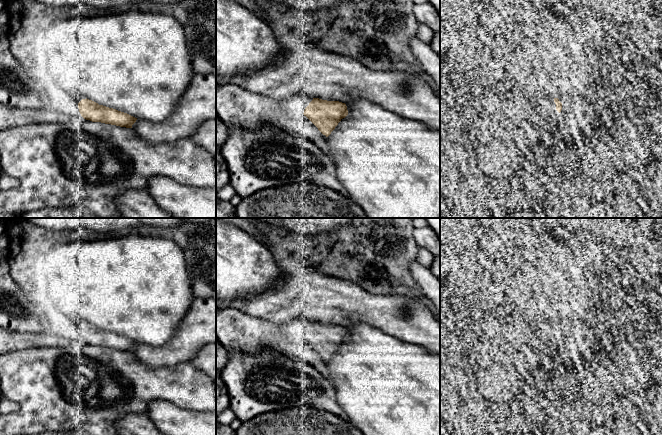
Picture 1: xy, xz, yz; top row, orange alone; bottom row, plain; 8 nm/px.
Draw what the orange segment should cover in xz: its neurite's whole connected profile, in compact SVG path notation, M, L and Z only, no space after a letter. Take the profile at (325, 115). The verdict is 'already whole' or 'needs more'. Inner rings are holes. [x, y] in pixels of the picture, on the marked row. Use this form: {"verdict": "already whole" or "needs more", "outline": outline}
{"verdict": "needs more", "outline": "M302 93L277 102L278 112L286 120L295 121L305 128L313 127L324 139L348 115L345 103L313 98Z"}

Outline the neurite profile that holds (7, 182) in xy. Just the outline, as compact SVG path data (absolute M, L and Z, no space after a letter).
M1 173L0 175L0 191L12 190L19 186L19 180L13 176Z

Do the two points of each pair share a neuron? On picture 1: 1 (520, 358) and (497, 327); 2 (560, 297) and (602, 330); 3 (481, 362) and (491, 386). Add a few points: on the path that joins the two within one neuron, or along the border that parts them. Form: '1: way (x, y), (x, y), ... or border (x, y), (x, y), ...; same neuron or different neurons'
1: border (496, 343), (518, 342), (526, 344), (531, 348); different neurons
2: border (589, 308), (584, 318); different neurons
3: border (493, 362), (477, 371); different neurons

